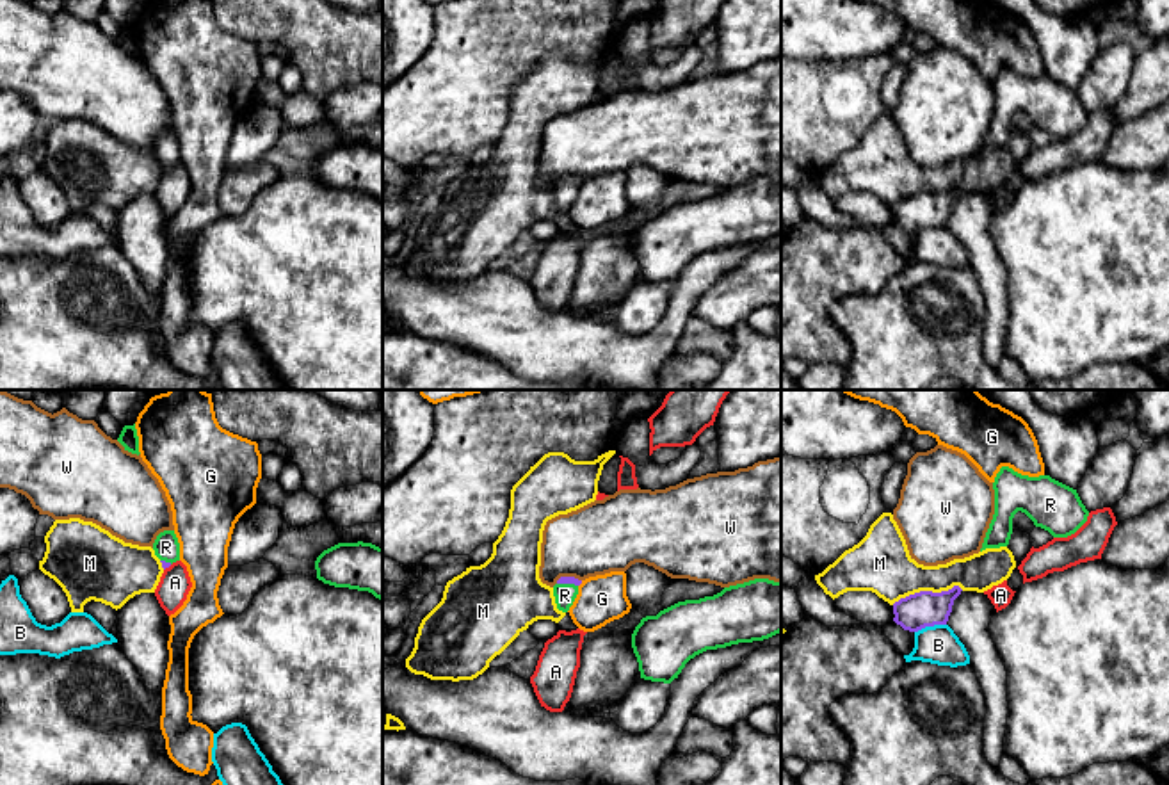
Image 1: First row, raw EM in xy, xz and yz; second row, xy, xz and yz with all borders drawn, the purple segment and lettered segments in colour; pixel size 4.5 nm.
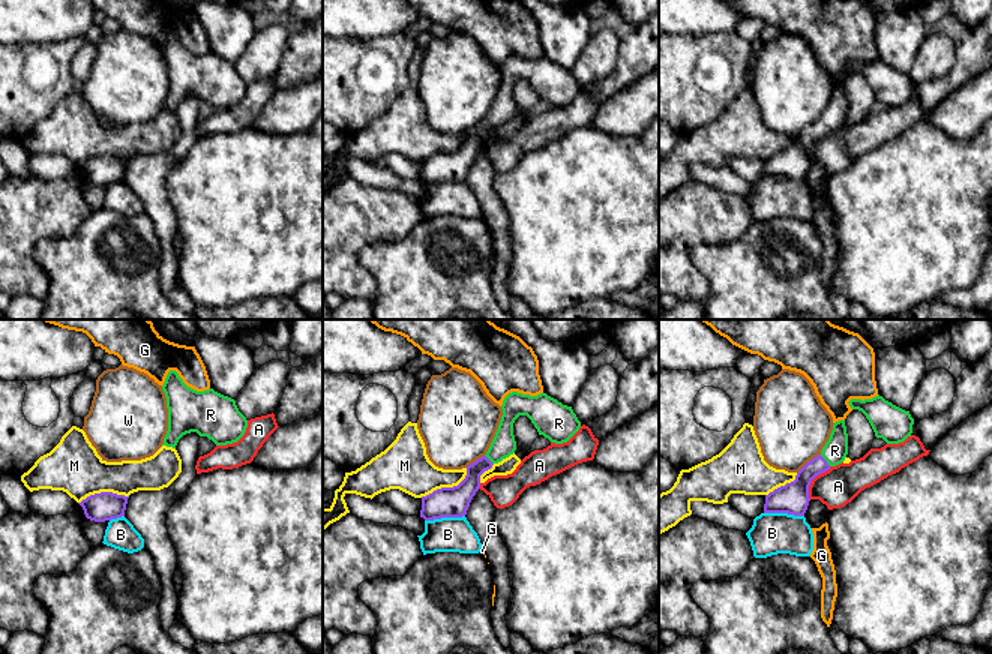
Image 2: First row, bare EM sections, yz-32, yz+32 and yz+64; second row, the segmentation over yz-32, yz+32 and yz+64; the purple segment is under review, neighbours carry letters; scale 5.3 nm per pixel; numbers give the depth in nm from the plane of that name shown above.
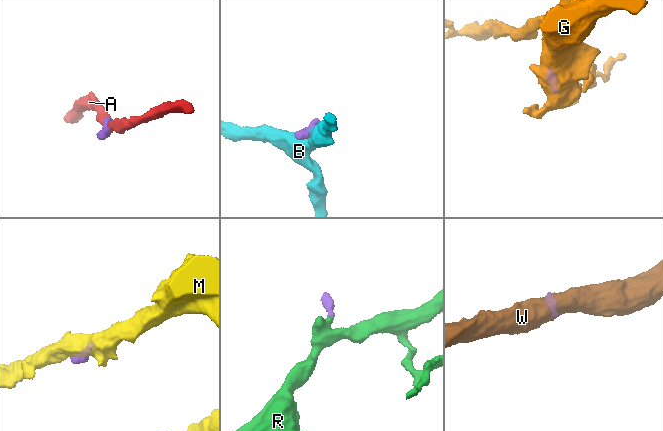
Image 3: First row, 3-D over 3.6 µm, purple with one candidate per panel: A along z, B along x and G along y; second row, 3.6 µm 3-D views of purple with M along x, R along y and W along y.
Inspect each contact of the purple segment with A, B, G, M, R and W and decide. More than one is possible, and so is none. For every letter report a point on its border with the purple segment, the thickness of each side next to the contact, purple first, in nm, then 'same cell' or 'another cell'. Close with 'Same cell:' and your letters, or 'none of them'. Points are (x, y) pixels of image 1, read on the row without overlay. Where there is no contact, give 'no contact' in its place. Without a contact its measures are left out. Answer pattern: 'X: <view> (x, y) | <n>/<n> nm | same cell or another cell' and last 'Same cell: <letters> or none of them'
A: xy (168, 168) | 30/140 nm | another cell
B: yz (929, 226) | 160/180 nm | another cell
G: xz (580, 184) | 30/220 nm | another cell
M: yz (927, 193) | 160/260 nm | another cell
R: xz (568, 184) | 30/100 nm | same cell
W: xz (568, 178) | 30/320 nm | another cell
Same cell: R

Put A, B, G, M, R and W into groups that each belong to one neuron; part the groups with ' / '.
A / B / G / M / R / W

